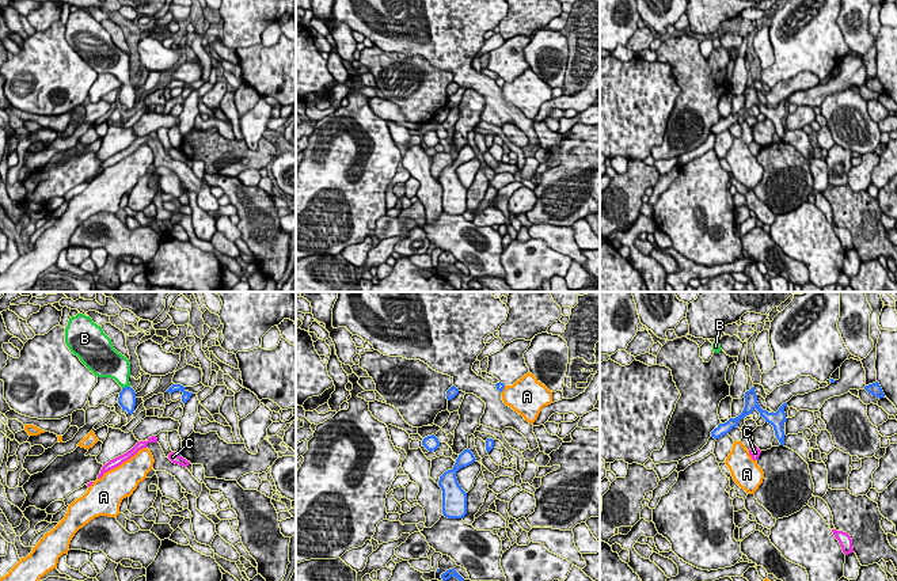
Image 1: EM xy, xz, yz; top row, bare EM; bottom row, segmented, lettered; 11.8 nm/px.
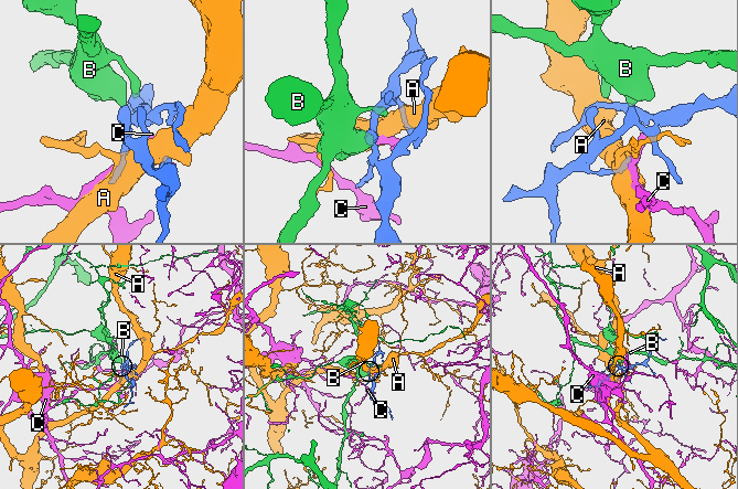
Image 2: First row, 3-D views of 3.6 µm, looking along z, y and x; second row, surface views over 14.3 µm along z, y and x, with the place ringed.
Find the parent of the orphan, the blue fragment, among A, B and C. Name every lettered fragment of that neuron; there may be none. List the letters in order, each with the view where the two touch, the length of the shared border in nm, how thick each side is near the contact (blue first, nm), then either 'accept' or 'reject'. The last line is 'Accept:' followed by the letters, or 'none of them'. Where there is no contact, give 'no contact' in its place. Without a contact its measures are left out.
A: xz | 110 nm | 100/360 nm | reject
B: xy | 100 nm | 200/280 nm | accept
C: xy | 80 nm | 60/120 nm | reject
Accept: B

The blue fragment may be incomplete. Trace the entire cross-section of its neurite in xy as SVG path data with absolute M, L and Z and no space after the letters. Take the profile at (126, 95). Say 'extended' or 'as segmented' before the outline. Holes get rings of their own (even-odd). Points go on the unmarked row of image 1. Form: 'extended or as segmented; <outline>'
extended; M77 10L69 14L65 39L95 72L114 75L122 83L118 99L128 110L133 110L136 88L129 79L130 58L114 45L102 23L90 12Z

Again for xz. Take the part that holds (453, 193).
as segmented; M464 145L452 166L445 167L438 176L442 186L442 210L448 214L463 214L467 210L467 189L457 178L456 170L460 164L475 157L471 145Z

